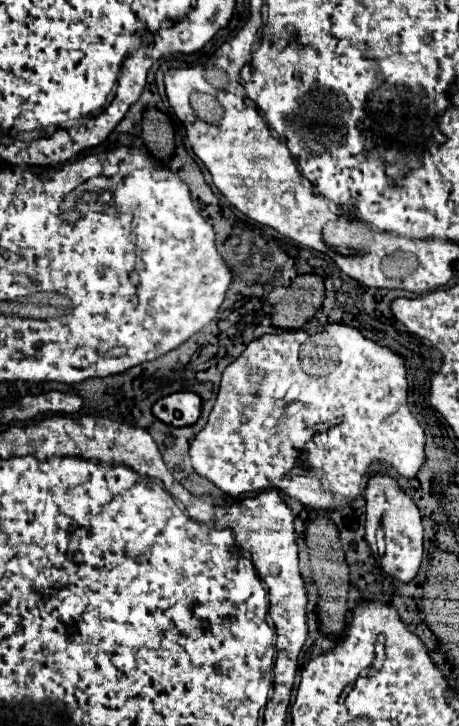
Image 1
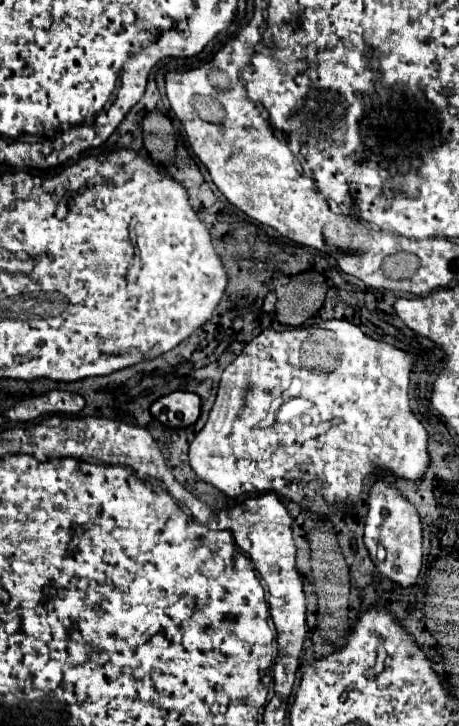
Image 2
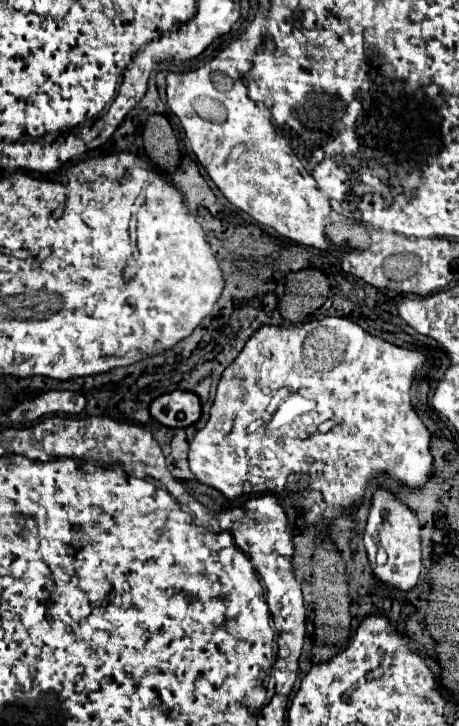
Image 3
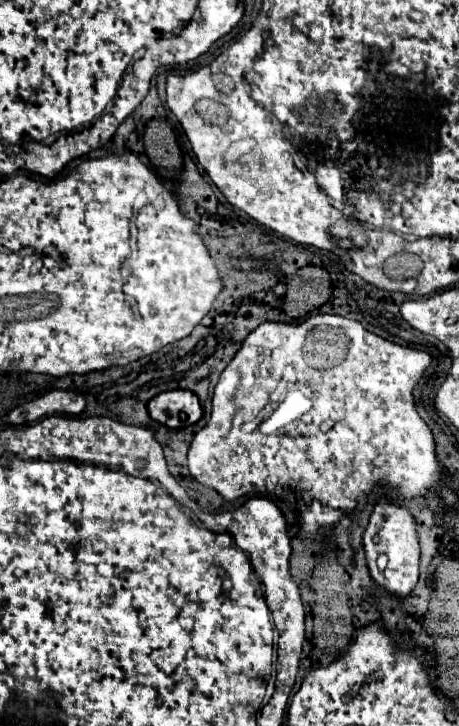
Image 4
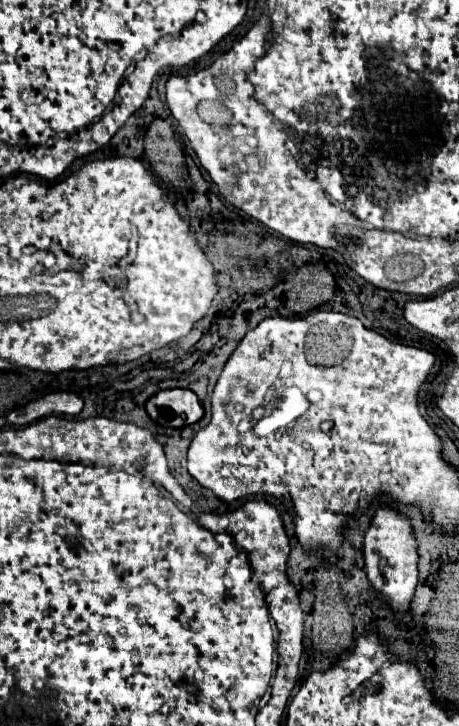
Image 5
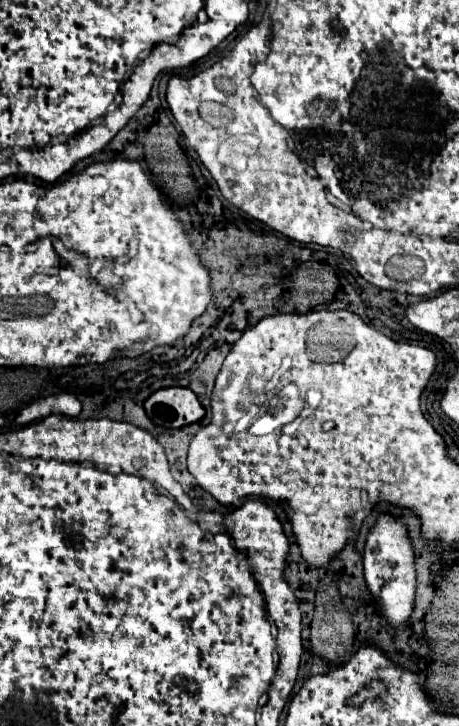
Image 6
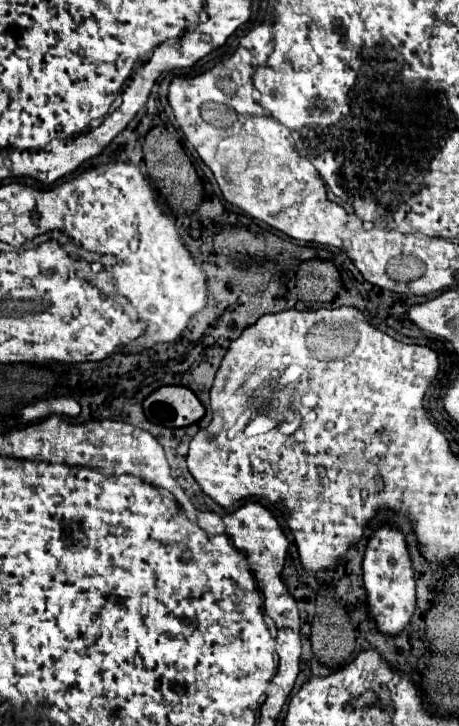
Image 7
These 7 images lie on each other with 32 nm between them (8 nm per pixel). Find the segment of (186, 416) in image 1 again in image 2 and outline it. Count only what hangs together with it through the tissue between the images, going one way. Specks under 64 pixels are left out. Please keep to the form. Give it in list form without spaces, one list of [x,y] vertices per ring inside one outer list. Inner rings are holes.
[[[172,392],[158,398],[152,408],[152,416],[170,428],[192,426],[200,416],[200,396],[194,392]]]

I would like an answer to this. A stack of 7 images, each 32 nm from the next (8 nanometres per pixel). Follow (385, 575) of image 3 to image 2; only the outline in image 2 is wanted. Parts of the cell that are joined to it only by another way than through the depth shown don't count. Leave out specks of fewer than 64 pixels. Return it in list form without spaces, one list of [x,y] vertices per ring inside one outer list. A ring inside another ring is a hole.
[[[376,480],[368,490],[368,516],[366,516],[366,534],[364,544],[376,560],[376,538],[386,548],[386,560],[378,564],[382,576],[398,582],[400,586],[416,584],[420,566],[422,566],[422,524],[418,510],[386,480]]]

